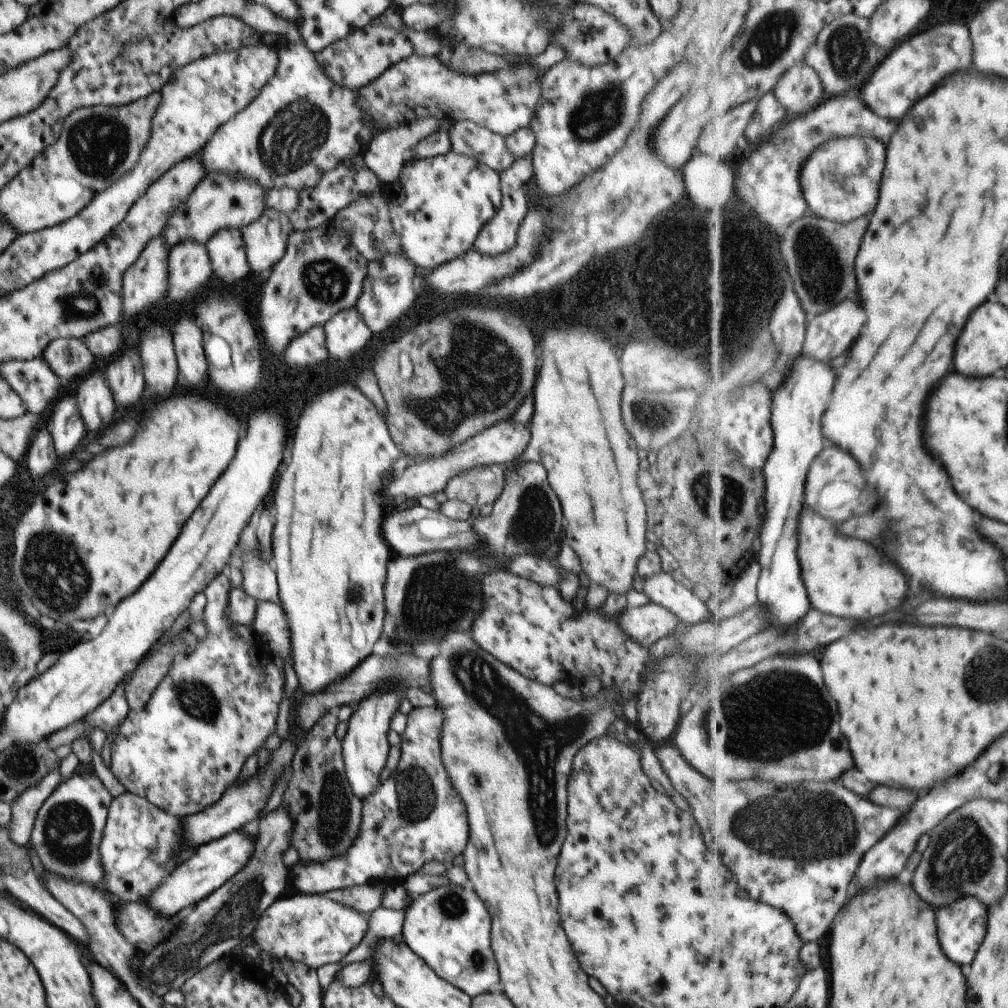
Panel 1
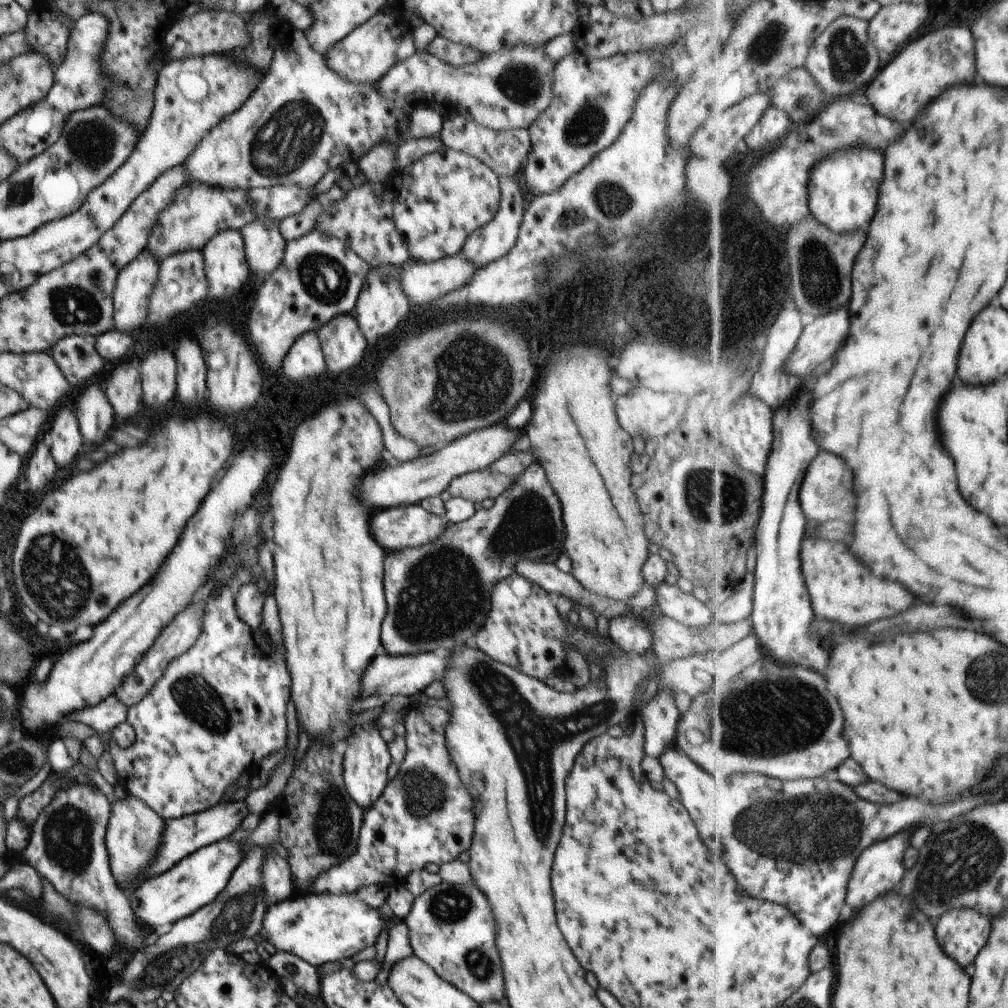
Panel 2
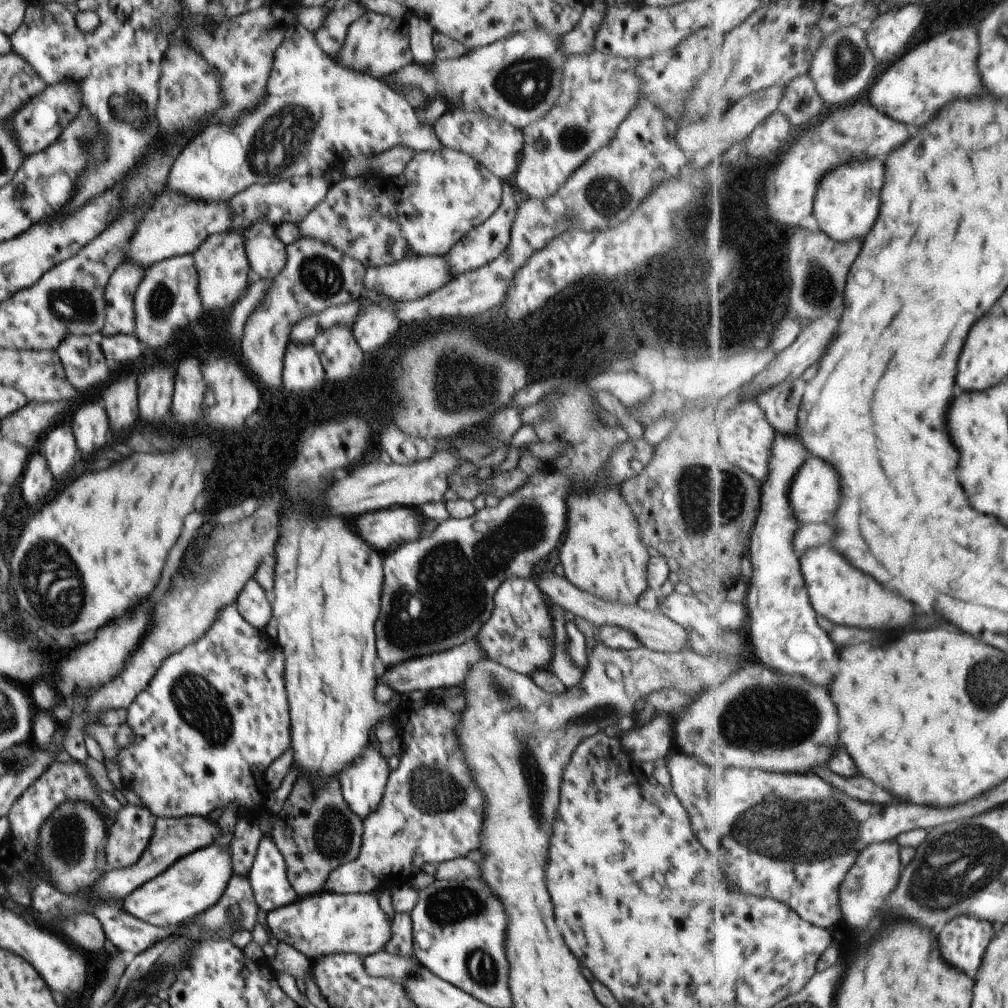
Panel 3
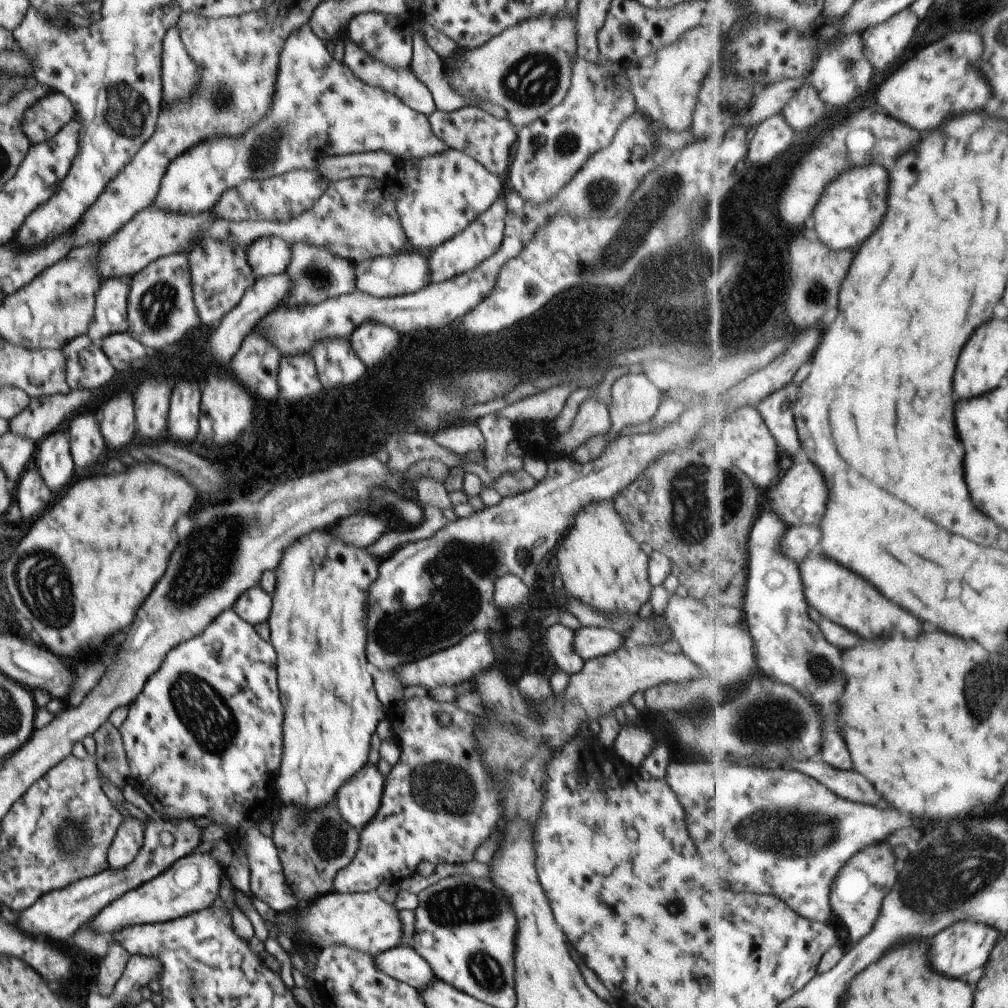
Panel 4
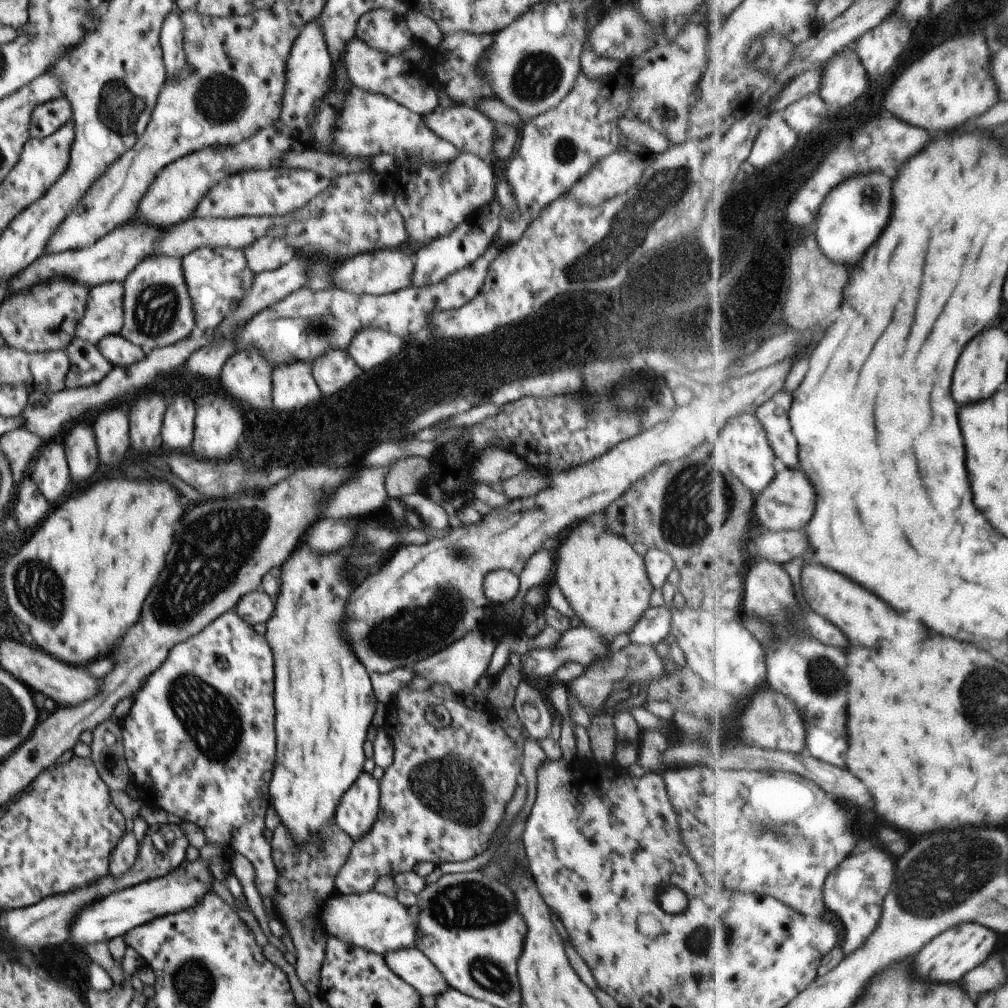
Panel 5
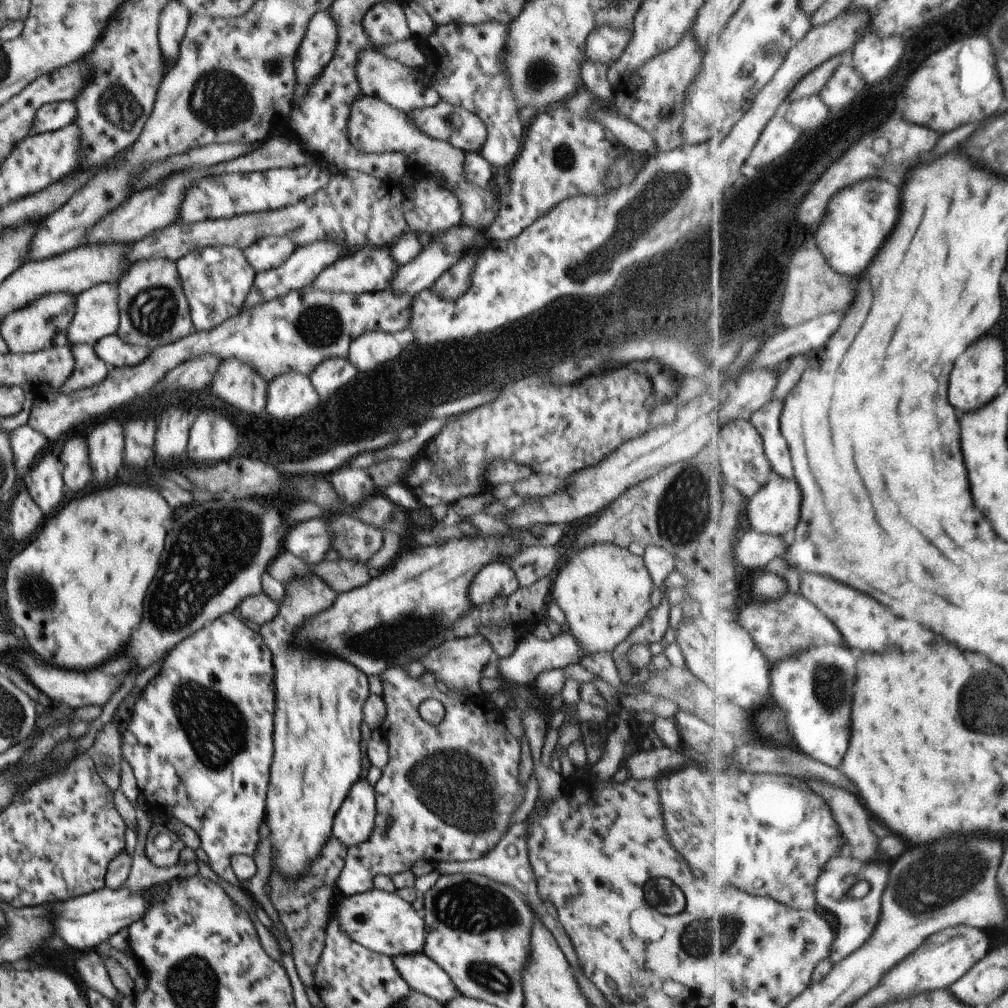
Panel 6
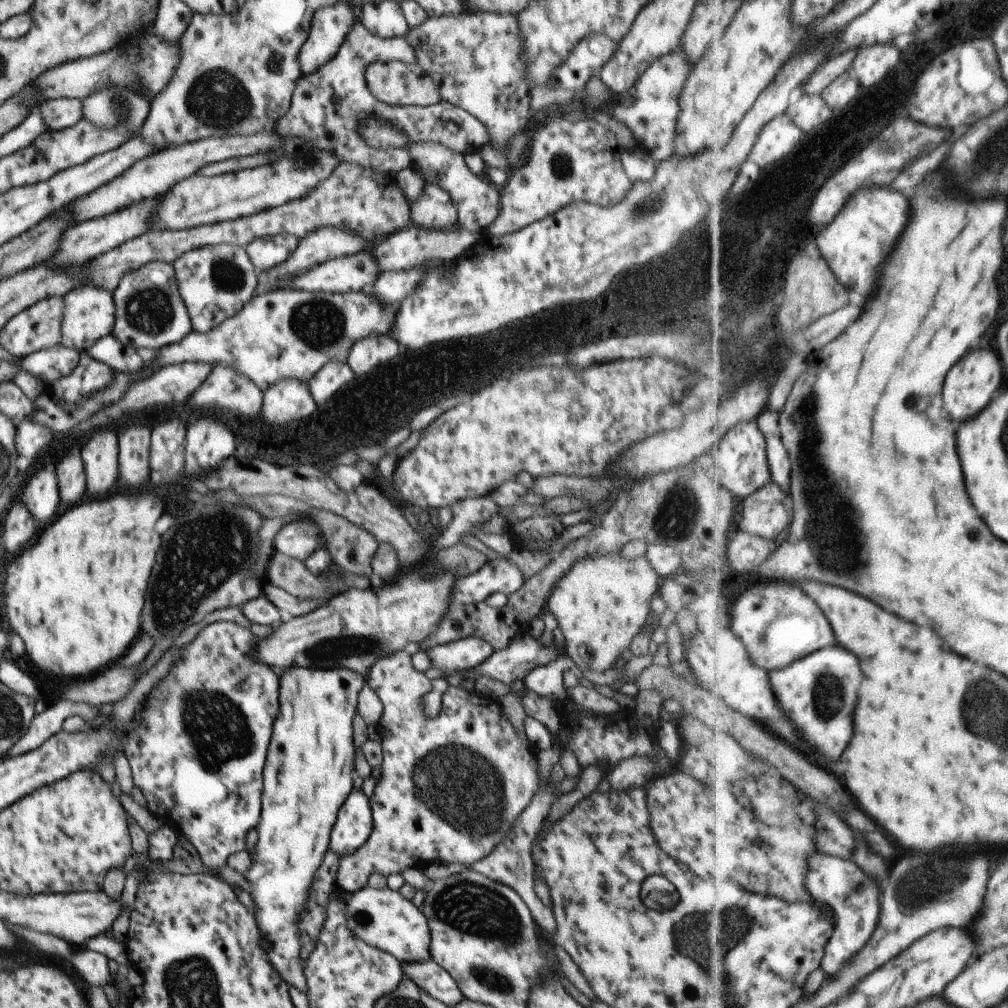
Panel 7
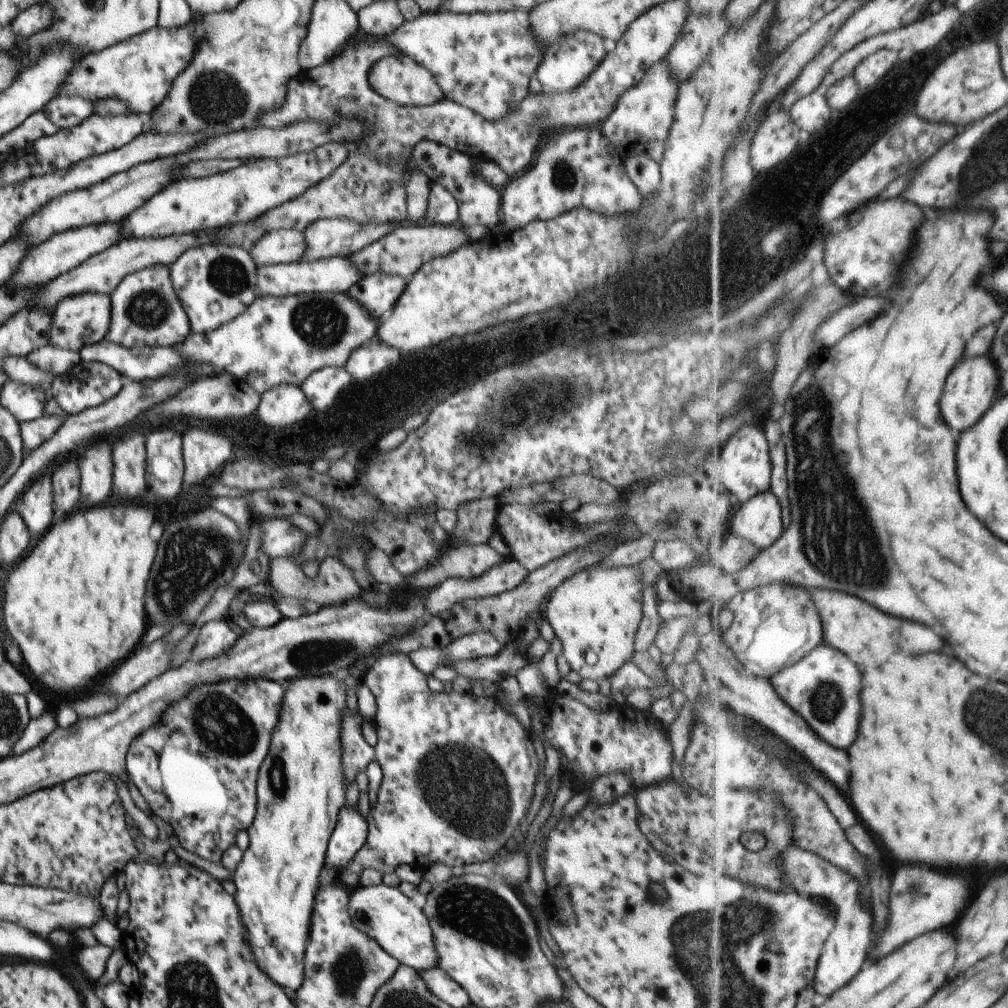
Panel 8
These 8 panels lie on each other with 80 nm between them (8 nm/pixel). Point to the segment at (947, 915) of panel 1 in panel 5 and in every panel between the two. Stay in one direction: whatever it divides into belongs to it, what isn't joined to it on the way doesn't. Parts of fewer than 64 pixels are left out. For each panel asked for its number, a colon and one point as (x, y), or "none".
2: (965, 932)
3: (964, 942)
4: (965, 947)
5: (949, 957)

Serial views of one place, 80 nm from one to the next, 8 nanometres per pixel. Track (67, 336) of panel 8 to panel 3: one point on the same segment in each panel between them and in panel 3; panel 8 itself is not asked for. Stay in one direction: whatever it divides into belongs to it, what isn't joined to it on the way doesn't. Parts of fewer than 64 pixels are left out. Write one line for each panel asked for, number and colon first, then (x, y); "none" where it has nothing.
3: (118, 319)
4: (110, 300)
5: (103, 315)
6: (96, 312)
7: (88, 313)

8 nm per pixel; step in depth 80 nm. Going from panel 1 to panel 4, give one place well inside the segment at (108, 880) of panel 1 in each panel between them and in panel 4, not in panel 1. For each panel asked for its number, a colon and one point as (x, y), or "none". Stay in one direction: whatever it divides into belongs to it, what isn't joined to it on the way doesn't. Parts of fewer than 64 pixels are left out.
2: (133, 830)
3: (127, 837)
4: (126, 841)

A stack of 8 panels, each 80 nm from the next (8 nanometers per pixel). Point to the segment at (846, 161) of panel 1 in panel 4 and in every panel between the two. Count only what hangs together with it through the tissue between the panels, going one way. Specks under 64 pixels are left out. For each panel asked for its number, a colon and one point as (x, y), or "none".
2: (844, 191)
3: (847, 205)
4: (853, 206)

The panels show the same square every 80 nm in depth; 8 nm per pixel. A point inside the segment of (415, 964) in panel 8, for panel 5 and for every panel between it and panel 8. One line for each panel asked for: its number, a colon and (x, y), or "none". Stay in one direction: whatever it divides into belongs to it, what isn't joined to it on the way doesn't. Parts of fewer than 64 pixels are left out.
5: (379, 924)
6: (384, 923)
7: (382, 918)

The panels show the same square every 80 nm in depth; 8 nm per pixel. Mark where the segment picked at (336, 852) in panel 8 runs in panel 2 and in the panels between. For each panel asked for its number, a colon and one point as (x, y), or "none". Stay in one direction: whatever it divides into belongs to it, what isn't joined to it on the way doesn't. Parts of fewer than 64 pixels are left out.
2: (364, 766)
3: (361, 784)
4: (358, 798)
5: (357, 810)
6: (353, 822)
7: (353, 824)

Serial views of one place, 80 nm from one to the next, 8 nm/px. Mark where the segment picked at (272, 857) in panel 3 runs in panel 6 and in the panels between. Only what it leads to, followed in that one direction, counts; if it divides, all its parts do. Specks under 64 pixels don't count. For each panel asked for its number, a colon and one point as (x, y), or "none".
4: (202, 739)
5: (198, 741)
6: (198, 742)

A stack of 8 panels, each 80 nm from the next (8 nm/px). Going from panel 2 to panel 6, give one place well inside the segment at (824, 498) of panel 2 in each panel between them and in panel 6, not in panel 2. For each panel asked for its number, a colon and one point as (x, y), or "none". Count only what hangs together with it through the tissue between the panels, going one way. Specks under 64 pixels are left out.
3: (815, 496)
4: (800, 496)
5: (788, 503)
6: (776, 509)

